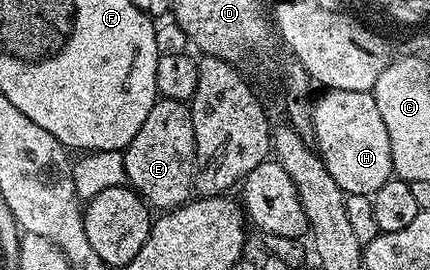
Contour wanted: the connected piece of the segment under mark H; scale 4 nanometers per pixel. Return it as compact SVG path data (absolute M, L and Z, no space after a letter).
M326 89L324 96L314 101L311 113L315 127L314 147L321 159L325 170L333 174L333 182L341 186L347 196L375 195L387 180L392 179L395 167L393 166L393 150L389 146L389 130L385 130L385 118L381 118L381 110L377 110L377 102L371 92L361 90Z

